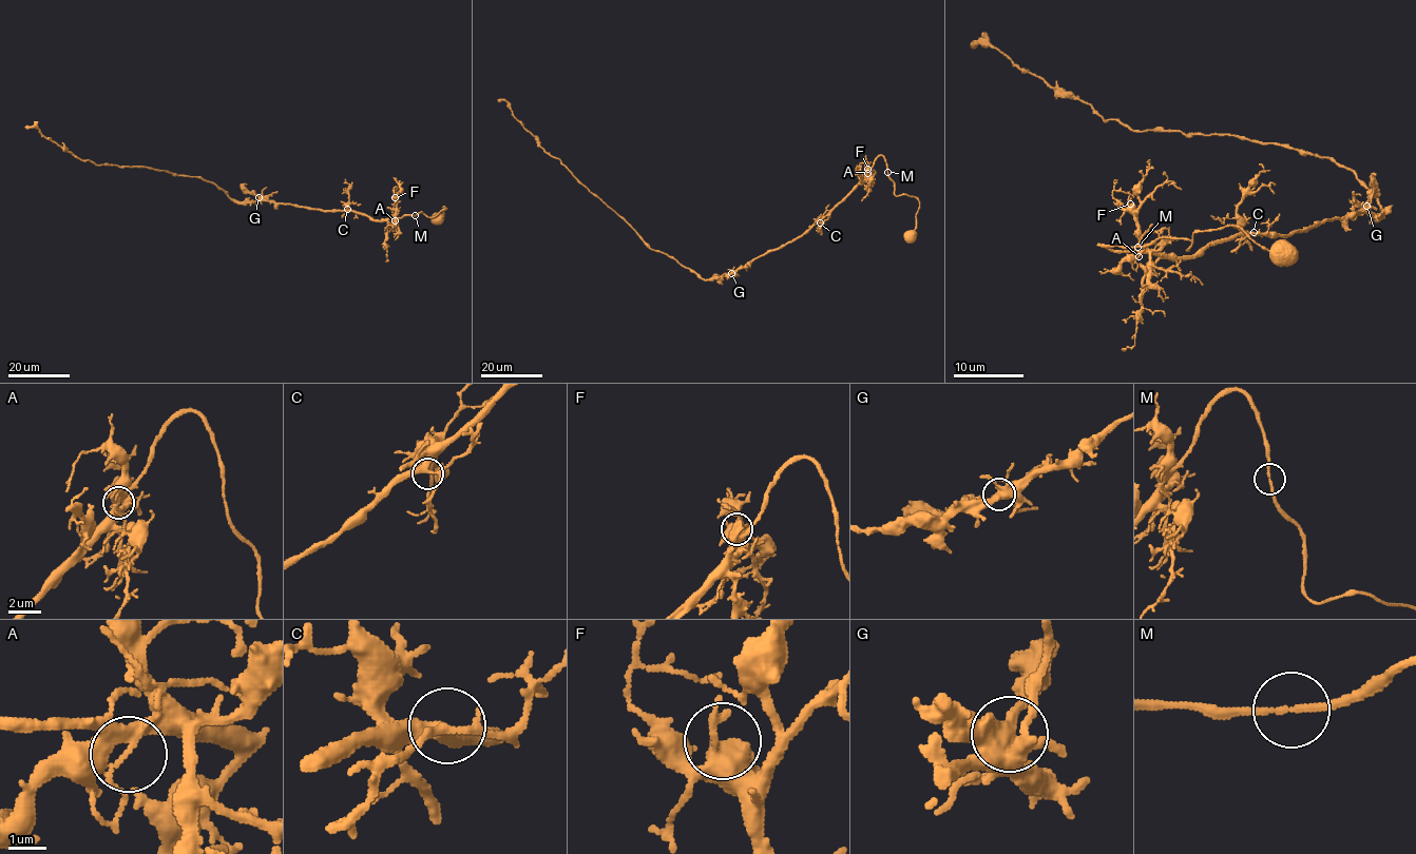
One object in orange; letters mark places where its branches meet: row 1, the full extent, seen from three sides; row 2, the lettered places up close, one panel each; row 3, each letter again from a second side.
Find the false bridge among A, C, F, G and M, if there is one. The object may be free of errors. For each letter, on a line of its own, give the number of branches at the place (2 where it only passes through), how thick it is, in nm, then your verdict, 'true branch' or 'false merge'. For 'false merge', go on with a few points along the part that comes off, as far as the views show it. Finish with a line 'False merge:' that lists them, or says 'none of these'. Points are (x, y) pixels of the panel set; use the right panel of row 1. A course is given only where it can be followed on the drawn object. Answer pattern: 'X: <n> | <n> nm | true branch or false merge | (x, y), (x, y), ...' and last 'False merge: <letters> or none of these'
A: 3 | 280 nm | true branch
C: 4 | 300 nm | true branch
F: 3 | 440 nm | true branch
G: 4 | 400 nm | true branch
M: 2 | 180 nm | true branch
False merge: none of these

